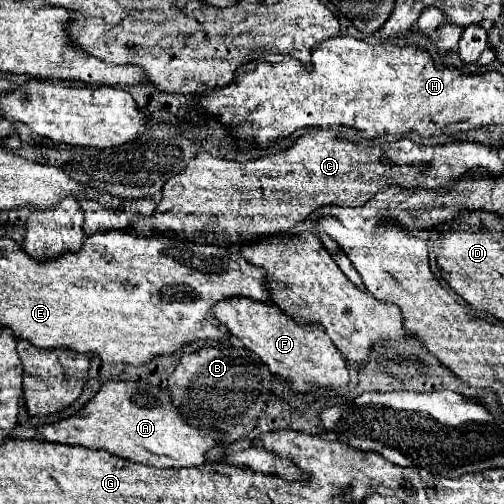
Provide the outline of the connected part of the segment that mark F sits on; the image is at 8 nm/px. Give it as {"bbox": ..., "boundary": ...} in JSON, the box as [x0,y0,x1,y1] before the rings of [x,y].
{"bbox":[212,296,348,392],"boundary":[[[236,296],[232,300],[222,300],[212,306],[214,316],[234,334],[240,342],[252,350],[270,372],[294,382],[294,390],[308,392],[310,386],[320,388],[344,388],[348,384],[348,370],[338,348],[332,346],[330,336],[318,326],[298,326],[294,318],[286,316],[282,308],[272,302],[254,302],[250,298]]]}

